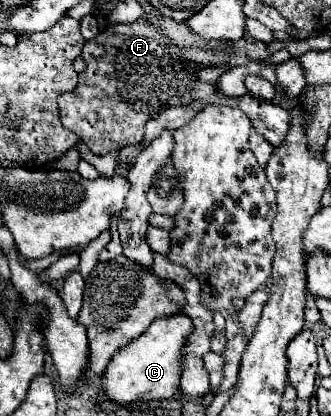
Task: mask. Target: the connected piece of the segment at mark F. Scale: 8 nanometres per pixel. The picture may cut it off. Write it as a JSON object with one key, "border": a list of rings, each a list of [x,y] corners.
{"border":[[[138,19],[128,25],[108,25],[98,37],[84,43],[82,59],[86,63],[84,71],[78,75],[78,85],[74,91],[60,95],[60,119],[62,125],[74,131],[80,141],[88,145],[94,155],[104,155],[126,145],[136,145],[144,141],[144,125],[148,119],[160,115],[164,107],[170,105],[190,105],[194,99],[204,103],[222,103],[240,107],[254,123],[254,129],[274,147],[280,147],[288,135],[290,111],[274,103],[262,103],[252,95],[242,95],[238,99],[224,99],[216,93],[212,83],[202,83],[196,77],[200,65],[176,61],[178,49],[166,39],[150,21]]]}

